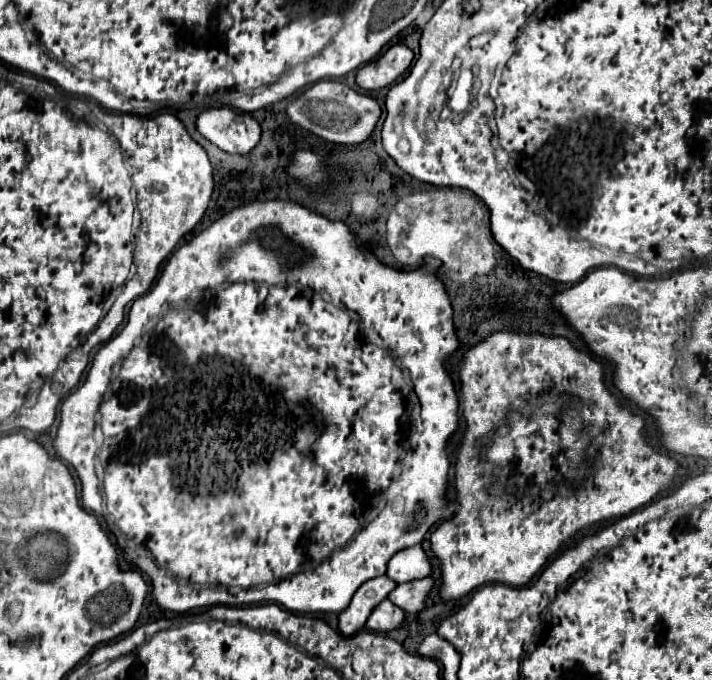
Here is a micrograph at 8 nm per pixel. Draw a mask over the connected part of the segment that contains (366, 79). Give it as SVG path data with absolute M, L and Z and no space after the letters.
M393 44L379 58L371 60L357 72L357 84L363 90L381 90L407 72L413 52L405 44Z

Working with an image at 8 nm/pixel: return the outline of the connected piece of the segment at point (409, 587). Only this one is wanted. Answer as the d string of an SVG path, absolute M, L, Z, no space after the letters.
M423 578L423 580L413 580L399 584L391 594L389 600L395 602L399 608L403 608L409 614L417 614L427 606L427 598L431 596L431 590L435 586L433 578Z

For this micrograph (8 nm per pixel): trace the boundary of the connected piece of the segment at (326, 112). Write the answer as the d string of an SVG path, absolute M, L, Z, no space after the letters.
M319 80L313 86L309 86L301 96L297 96L289 102L287 114L293 124L303 126L305 130L313 132L315 136L319 136L327 142L351 146L351 144L365 142L373 134L375 124L381 116L381 108L375 98L359 94L343 82Z

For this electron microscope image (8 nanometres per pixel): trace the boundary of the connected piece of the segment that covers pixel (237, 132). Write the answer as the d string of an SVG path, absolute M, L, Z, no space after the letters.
M211 108L199 114L197 130L227 154L249 154L259 138L259 122L231 108Z

